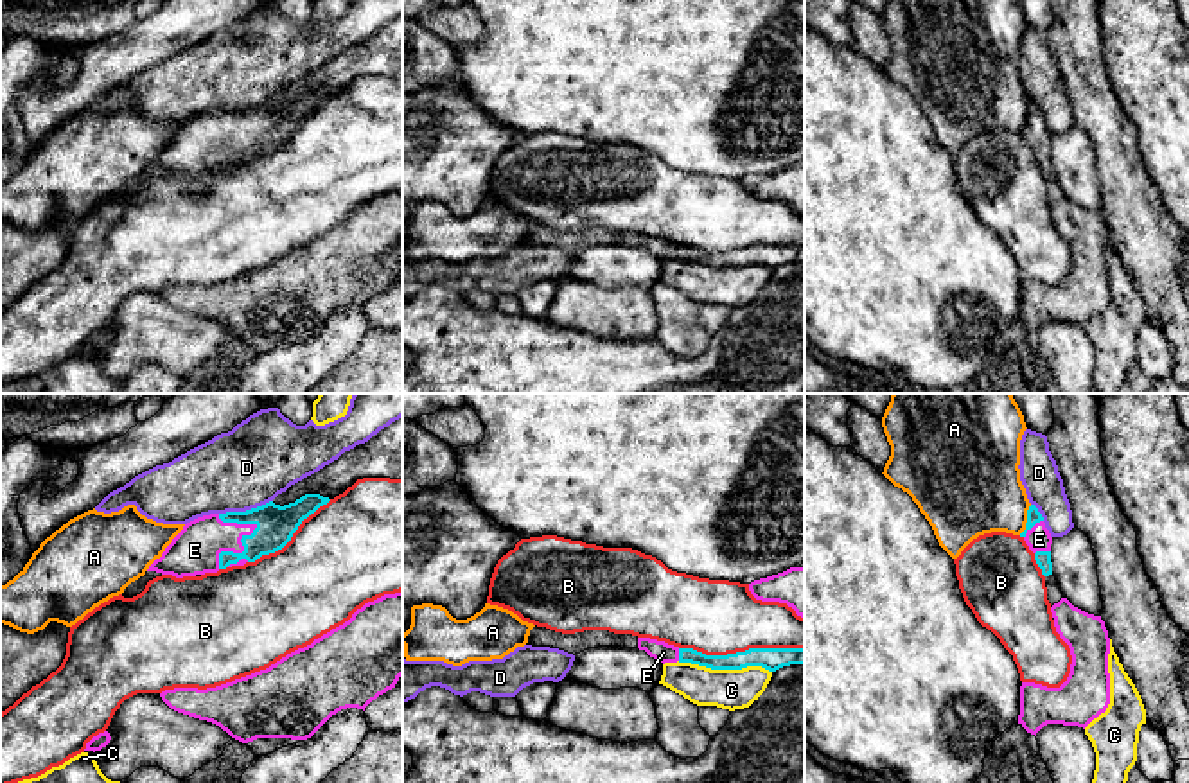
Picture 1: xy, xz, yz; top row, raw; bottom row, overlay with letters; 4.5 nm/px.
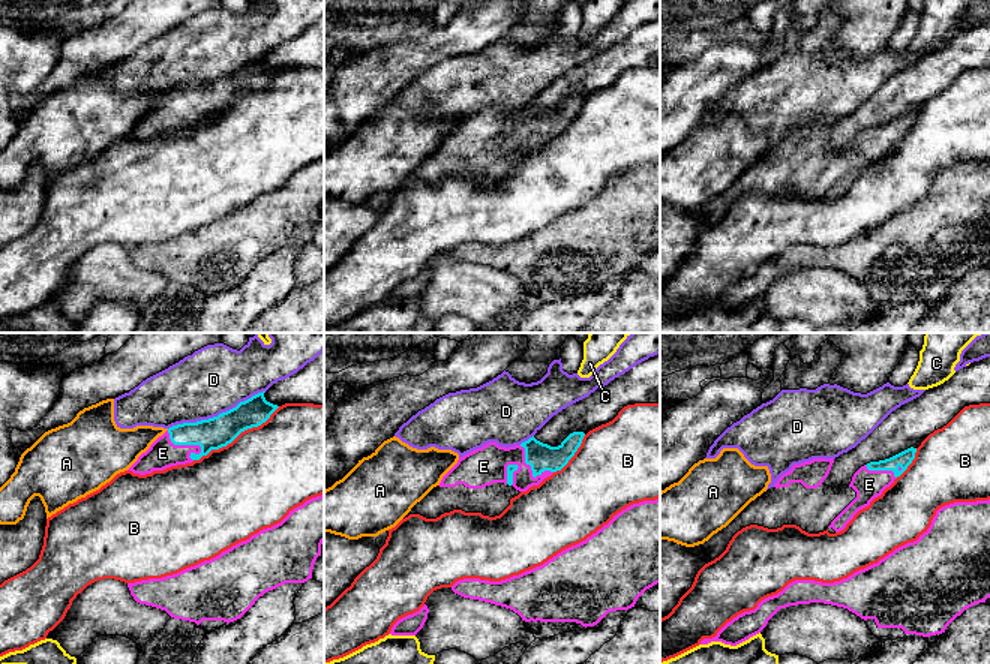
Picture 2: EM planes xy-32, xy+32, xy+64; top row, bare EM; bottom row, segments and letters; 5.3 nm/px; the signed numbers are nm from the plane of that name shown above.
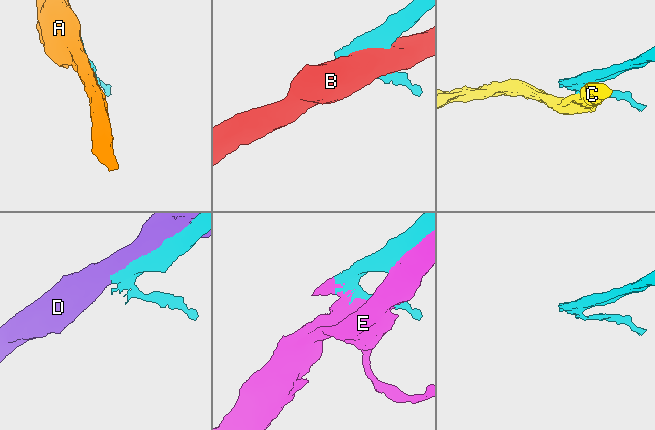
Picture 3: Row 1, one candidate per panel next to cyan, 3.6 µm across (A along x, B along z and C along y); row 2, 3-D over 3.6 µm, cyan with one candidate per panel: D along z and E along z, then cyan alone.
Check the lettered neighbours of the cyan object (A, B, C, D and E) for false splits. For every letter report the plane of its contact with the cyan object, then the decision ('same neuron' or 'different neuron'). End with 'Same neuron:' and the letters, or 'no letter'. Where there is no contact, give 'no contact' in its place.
A: meets cyan in yz; different neuron
B: meets cyan in xz; different neuron
C: meets cyan in xz; different neuron
D: meets cyan in xy; different neuron
E: meets cyan in xy; different neuron
Same neuron: no letter

